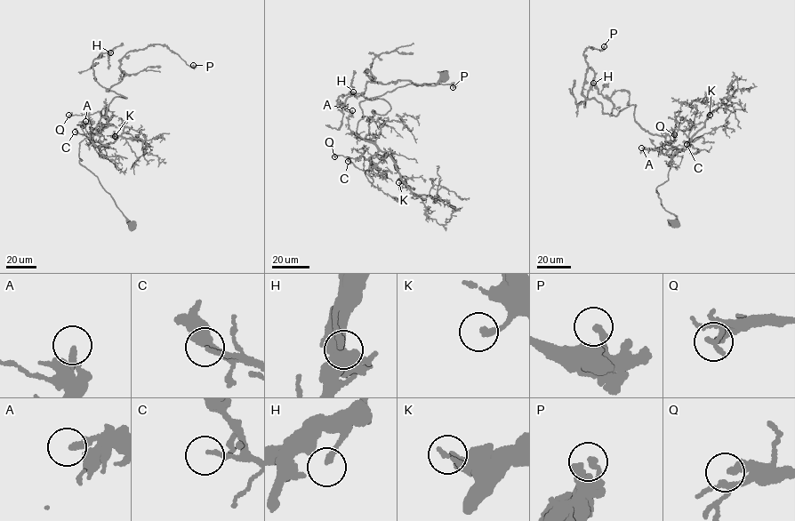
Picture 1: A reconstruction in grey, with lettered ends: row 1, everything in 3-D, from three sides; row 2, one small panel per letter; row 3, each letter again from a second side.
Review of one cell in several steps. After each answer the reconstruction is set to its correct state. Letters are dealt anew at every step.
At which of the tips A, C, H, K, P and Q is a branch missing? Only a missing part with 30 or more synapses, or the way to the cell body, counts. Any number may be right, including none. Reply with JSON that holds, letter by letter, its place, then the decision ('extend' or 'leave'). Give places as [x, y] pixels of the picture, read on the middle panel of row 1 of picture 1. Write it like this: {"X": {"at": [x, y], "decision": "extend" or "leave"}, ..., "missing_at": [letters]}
{"A": {"at": [352, 110], "decision": "leave"}, "C": {"at": [348, 161], "decision": "leave"}, "H": {"at": [353, 92], "decision": "leave"}, "K": {"at": [398, 182], "decision": "extend"}, "P": {"at": [453, 87], "decision": "leave"}, "Q": {"at": [334, 156], "decision": "leave"}, "missing_at": ["K"]}

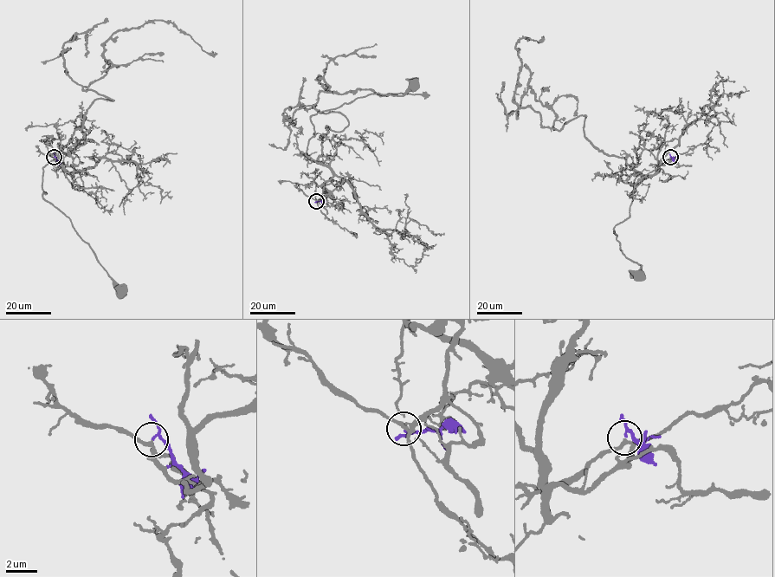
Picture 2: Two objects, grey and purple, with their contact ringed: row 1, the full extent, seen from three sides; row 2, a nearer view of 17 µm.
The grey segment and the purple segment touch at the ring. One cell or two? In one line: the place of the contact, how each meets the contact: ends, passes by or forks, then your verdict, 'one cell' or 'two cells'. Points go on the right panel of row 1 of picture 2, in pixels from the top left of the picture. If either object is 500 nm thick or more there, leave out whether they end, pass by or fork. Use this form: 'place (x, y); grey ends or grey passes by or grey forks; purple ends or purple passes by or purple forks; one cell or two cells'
place (670, 157); grey forks; purple passes by; two cells

